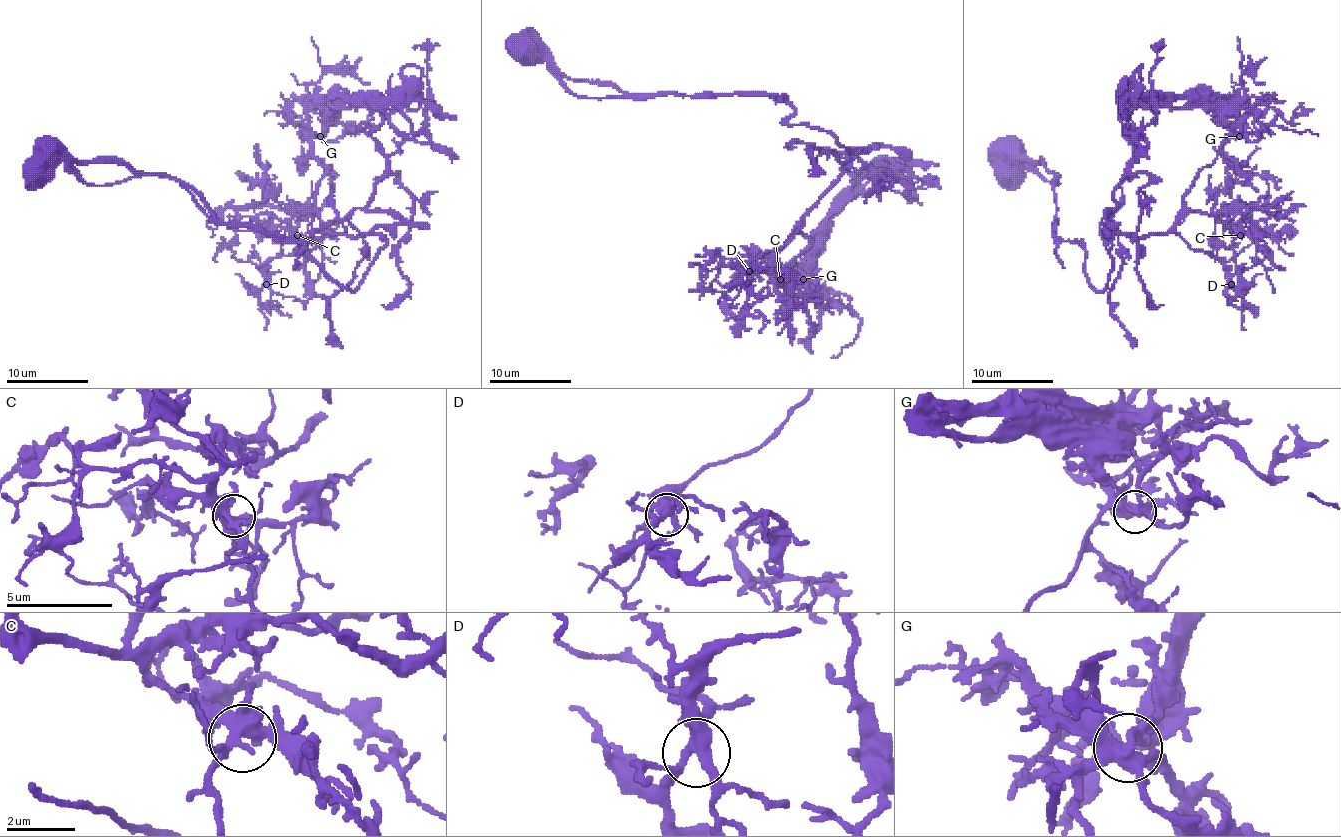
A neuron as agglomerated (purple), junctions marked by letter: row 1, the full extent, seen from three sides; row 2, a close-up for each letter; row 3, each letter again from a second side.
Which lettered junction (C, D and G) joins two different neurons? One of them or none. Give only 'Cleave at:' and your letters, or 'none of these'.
Cleave at: G

